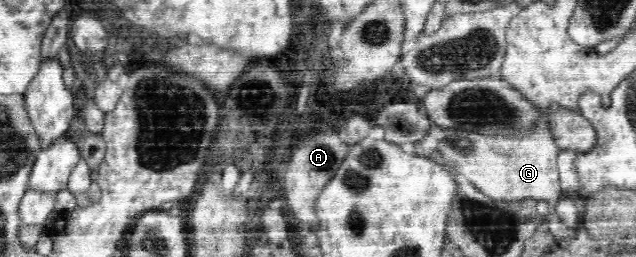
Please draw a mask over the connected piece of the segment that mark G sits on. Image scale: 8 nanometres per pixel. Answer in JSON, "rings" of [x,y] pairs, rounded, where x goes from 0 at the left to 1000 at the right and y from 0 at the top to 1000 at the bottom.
{"rings":[[[847,463],[835,525],[744,529],[728,502],[679,482],[670,506],[668,533],[653,560],[653,595],[704,630],[719,661],[722,704],[747,724],[772,770],[786,770],[788,782],[838,770],[860,782],[863,813],[869,813],[890,755],[882,739],[877,646],[881,580],[871,556],[863,498],[855,463]]]}

